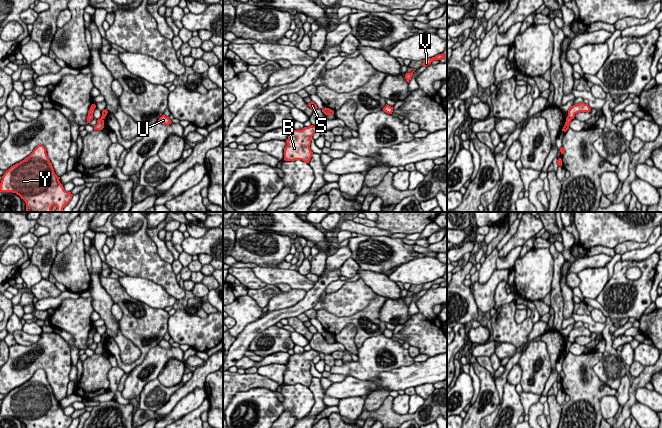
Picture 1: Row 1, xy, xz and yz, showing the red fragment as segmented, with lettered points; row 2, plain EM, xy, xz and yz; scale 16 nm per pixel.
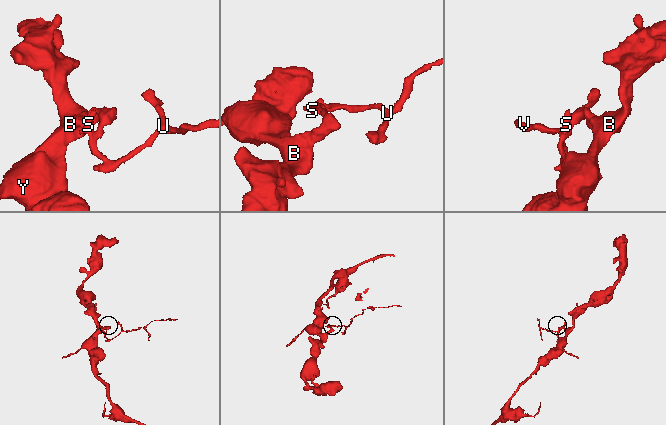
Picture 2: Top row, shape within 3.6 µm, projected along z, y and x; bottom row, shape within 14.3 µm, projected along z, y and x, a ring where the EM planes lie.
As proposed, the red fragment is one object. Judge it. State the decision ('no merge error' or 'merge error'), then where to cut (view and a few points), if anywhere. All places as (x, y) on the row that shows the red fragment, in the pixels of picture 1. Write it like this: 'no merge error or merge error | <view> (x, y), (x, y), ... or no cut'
merge error | yz (567, 117), (571, 119)

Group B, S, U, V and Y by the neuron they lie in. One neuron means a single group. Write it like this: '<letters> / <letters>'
B Y / S U V

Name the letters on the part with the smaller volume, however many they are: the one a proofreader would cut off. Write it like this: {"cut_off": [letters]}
{"cut_off": ["S", "U", "V"]}

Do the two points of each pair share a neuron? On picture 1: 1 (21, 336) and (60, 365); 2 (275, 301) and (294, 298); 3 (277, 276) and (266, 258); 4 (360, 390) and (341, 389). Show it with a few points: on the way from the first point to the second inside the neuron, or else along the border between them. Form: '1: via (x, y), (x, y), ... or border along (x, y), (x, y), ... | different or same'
1: border along (41, 337), (29, 345), (17, 344) | different
2: via (280, 301), (289, 299) | same
3: border along (269, 265), (262, 267) | different
4: via (355, 389), (346, 389) | same

